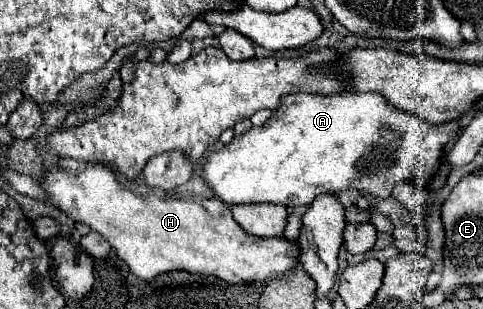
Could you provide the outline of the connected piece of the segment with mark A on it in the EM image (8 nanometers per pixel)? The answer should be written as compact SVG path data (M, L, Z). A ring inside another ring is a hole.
M337 92L337 94L287 94L281 98L279 108L263 124L255 126L243 136L235 136L231 144L217 152L211 152L203 164L201 176L213 188L219 200L225 204L245 202L275 202L287 208L307 206L319 194L339 194L349 188L371 194L375 198L389 198L395 184L403 184L421 174L435 174L441 166L443 148L455 142L459 136L459 122L445 122L431 126L407 114L395 110L381 94L375 92Z

